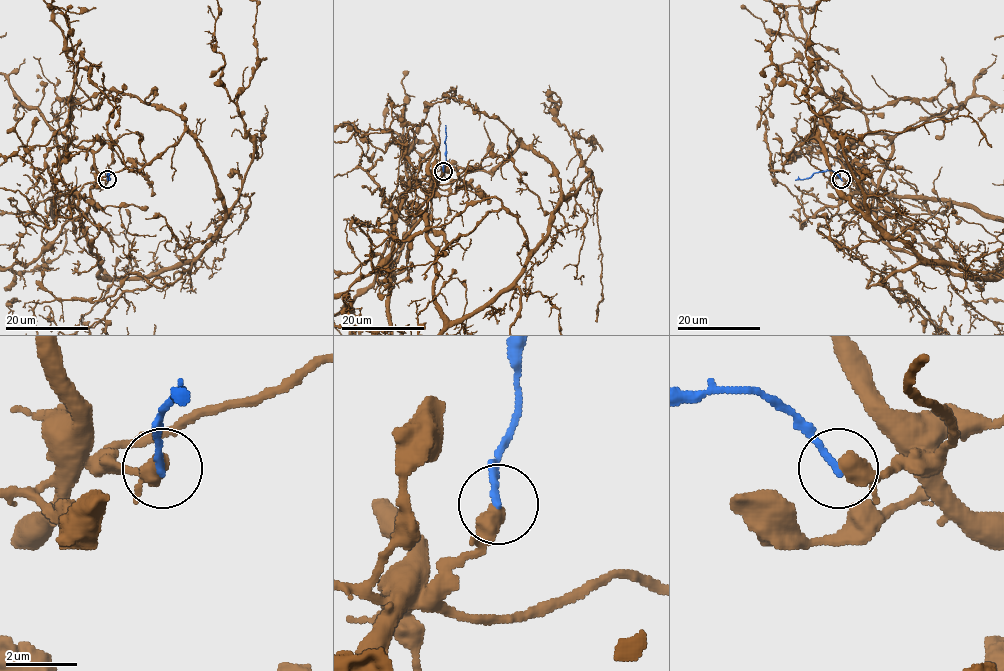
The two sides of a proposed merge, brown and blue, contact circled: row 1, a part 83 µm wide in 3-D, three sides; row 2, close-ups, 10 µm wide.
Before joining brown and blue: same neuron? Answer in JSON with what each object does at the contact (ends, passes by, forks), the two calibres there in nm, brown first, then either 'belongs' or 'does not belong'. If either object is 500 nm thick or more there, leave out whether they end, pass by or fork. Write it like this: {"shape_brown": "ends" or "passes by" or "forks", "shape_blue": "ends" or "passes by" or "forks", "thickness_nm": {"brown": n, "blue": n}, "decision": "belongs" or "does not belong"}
{"thickness_nm": {"brown": 550, "blue": 200}, "decision": "does not belong"}

